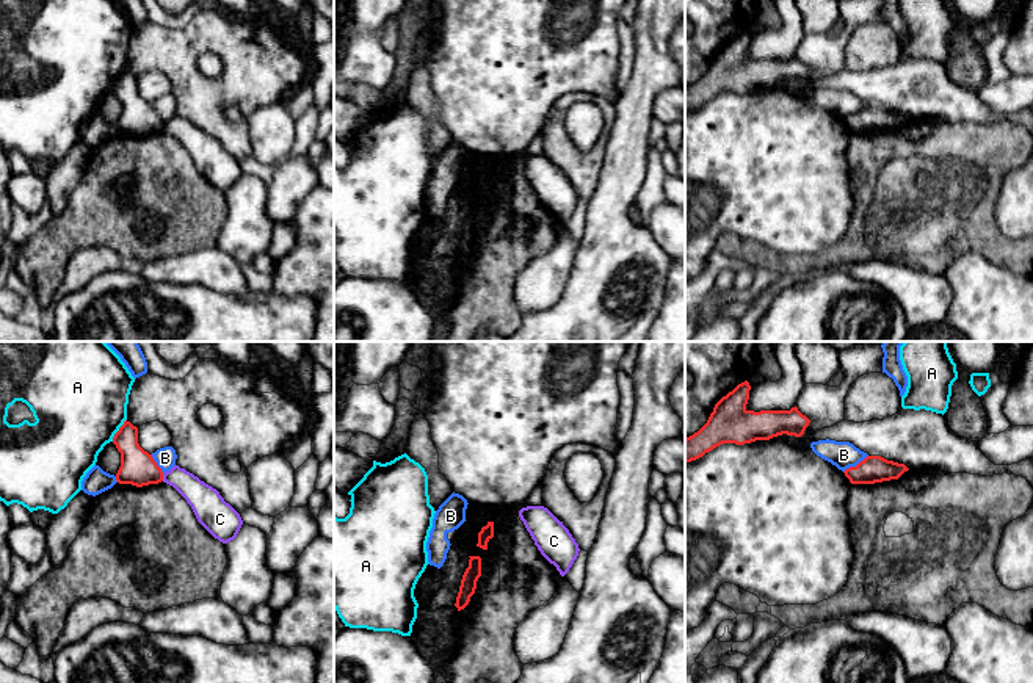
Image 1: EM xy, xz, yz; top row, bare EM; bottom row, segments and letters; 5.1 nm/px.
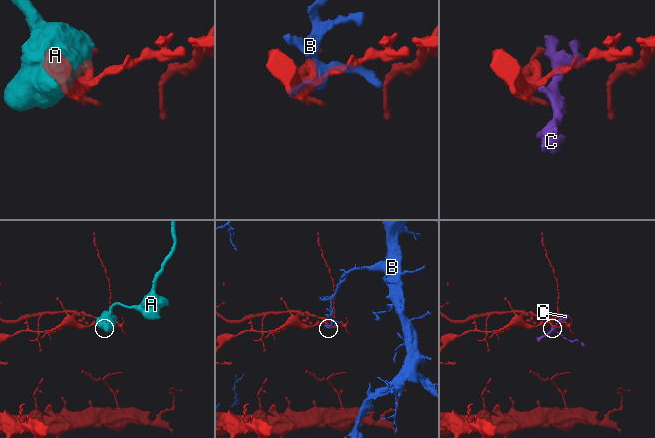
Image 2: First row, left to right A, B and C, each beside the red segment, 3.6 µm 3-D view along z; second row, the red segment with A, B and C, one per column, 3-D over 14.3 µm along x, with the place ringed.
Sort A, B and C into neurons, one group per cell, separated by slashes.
A / B / C

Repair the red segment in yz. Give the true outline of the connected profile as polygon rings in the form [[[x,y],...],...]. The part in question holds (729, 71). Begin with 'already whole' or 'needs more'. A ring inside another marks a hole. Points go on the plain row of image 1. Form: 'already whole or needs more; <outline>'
already whole; [[[738,33],[713,56],[707,72],[685,88],[685,111],[696,110],[723,92],[745,94],[787,83],[801,86],[810,69],[798,56],[790,60],[748,60],[751,34]]]

